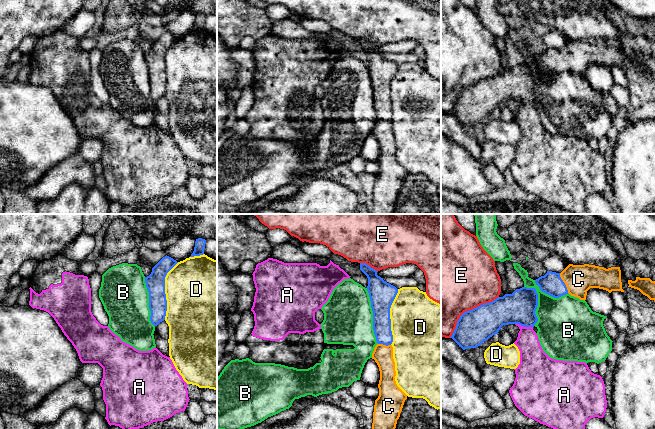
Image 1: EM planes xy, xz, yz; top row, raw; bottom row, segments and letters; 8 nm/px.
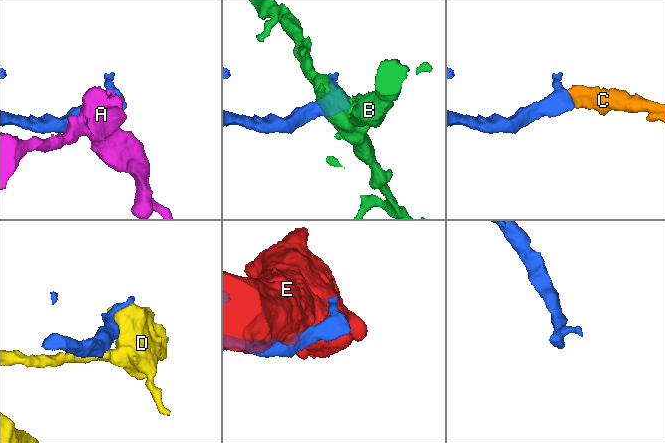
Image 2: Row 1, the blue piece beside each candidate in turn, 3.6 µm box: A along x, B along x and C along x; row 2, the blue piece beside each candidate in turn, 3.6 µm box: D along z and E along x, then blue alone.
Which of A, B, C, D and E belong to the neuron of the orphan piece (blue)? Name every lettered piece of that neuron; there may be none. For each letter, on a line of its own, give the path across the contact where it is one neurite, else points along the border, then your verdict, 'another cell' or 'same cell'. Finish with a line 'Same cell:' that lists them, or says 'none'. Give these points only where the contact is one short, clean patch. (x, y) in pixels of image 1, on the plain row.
A: another cell
B: another cell
C: across yz (551, 59), (564, 59), (578, 55) | same cell
D: another cell
E: another cell
Same cell: C

